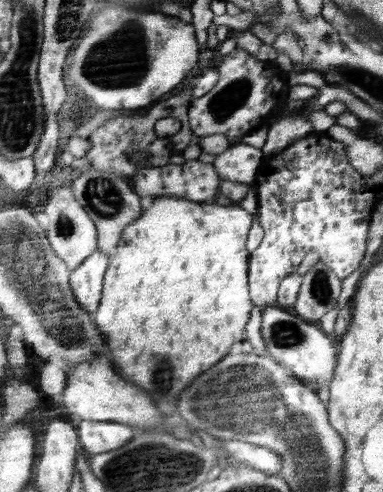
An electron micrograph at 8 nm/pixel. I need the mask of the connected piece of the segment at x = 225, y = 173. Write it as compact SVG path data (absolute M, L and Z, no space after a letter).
M242 142L219 155L214 163L223 181L253 185L260 169L260 161L260 150Z

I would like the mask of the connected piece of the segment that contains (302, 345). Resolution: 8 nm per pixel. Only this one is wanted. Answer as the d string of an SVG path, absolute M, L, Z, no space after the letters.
M264 306L261 314L261 333L270 357L282 363L295 377L300 377L319 388L330 385L336 366L336 348L332 336L326 335L320 325L308 322L298 315L286 312L280 306Z

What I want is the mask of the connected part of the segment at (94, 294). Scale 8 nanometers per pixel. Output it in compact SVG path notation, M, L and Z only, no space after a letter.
M98 249L72 275L73 290L86 310L99 311L105 293L105 278L110 269L110 256Z

